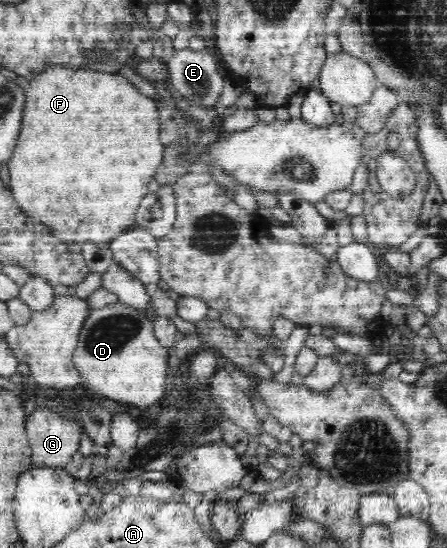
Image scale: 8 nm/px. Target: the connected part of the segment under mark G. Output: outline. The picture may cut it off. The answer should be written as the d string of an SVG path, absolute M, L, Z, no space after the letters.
M37 407L28 417L32 466L63 468L79 449L80 425L49 408Z

